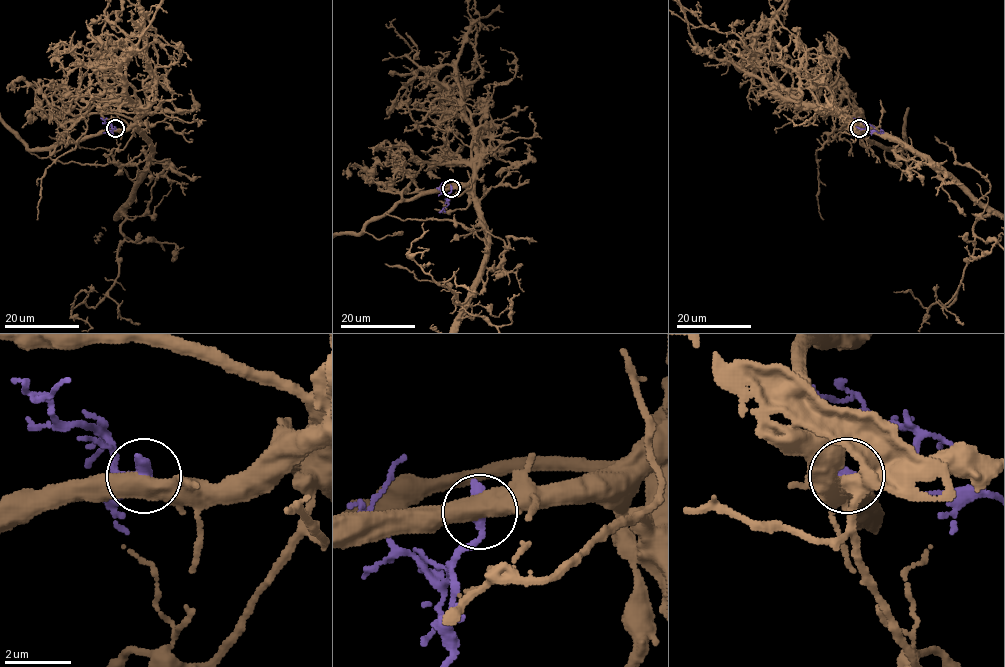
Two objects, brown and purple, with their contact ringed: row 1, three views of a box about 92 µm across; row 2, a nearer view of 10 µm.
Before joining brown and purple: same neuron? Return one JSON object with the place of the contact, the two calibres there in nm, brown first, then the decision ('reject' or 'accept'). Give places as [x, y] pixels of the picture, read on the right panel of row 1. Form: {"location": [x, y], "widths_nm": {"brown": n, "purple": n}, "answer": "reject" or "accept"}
{"location": [859, 128], "widths_nm": {"brown": 550, "purple": 440}, "answer": "reject"}

